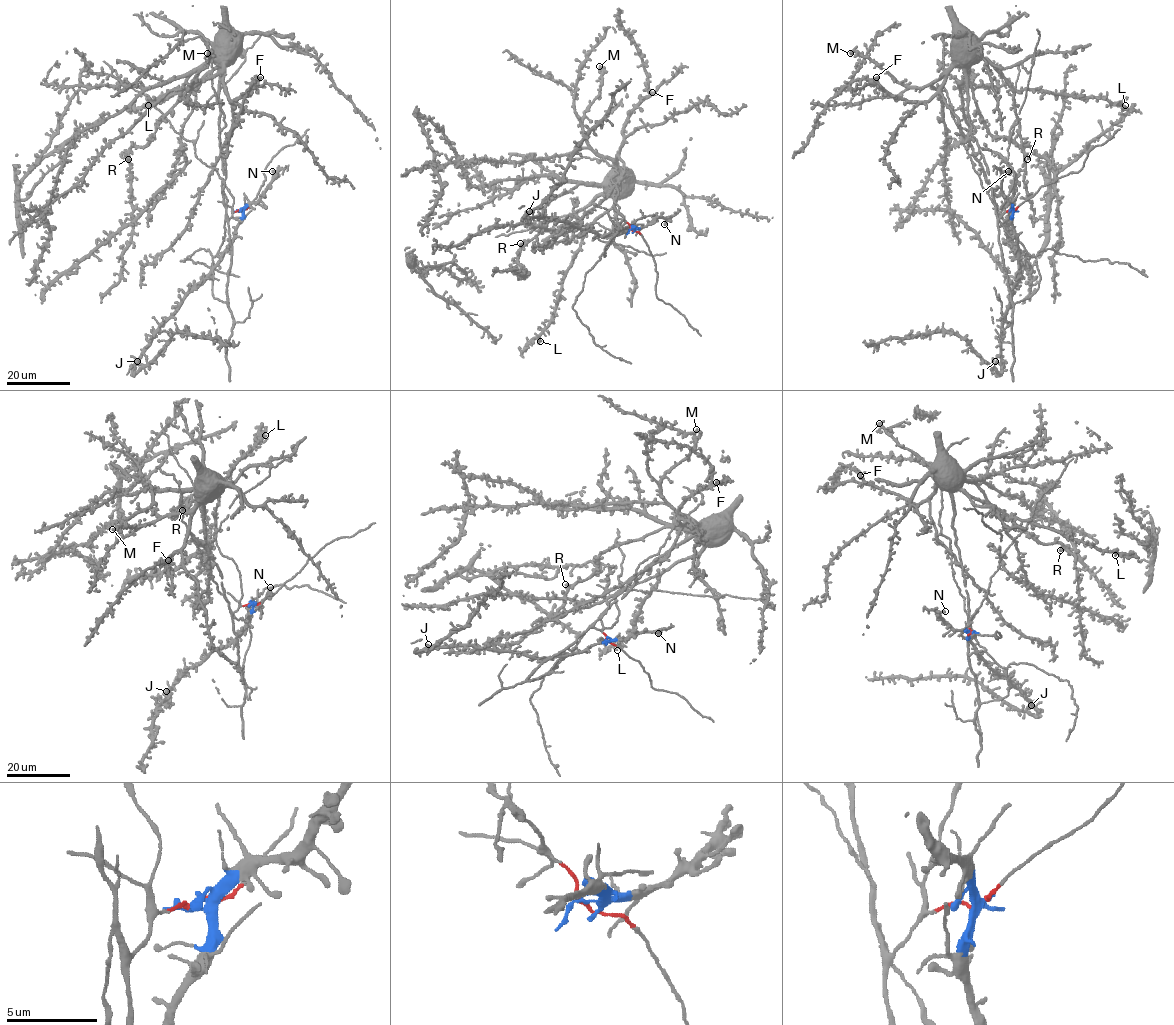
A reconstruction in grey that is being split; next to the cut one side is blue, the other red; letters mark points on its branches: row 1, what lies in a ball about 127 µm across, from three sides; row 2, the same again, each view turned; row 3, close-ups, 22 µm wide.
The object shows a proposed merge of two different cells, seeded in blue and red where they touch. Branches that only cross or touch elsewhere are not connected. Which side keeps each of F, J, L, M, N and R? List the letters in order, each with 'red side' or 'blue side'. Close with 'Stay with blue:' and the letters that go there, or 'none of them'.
F: red side
J: blue side
L: red side
M: red side
N: blue side
R: red side
Stay with blue: J, N

